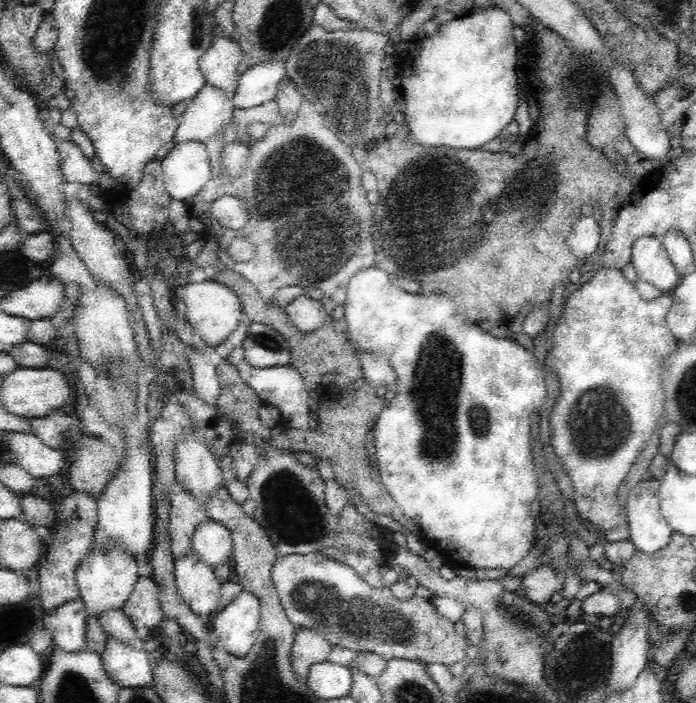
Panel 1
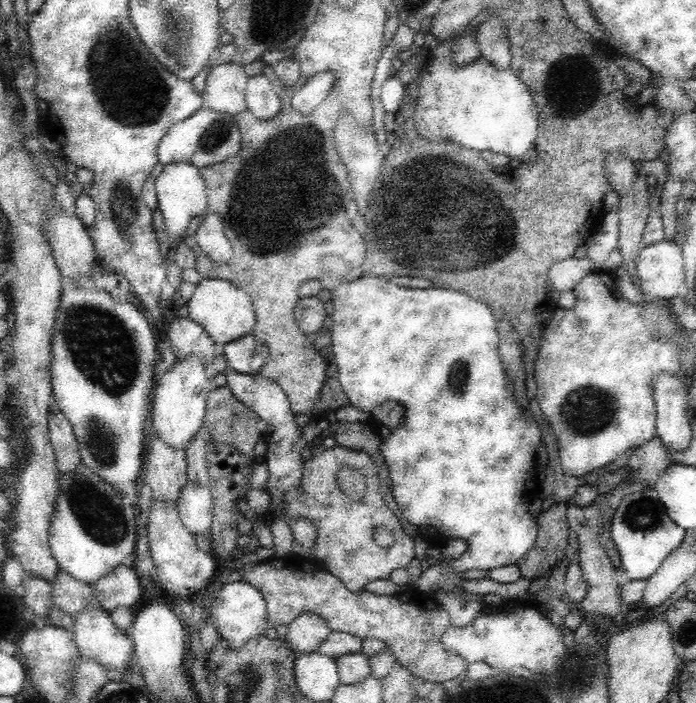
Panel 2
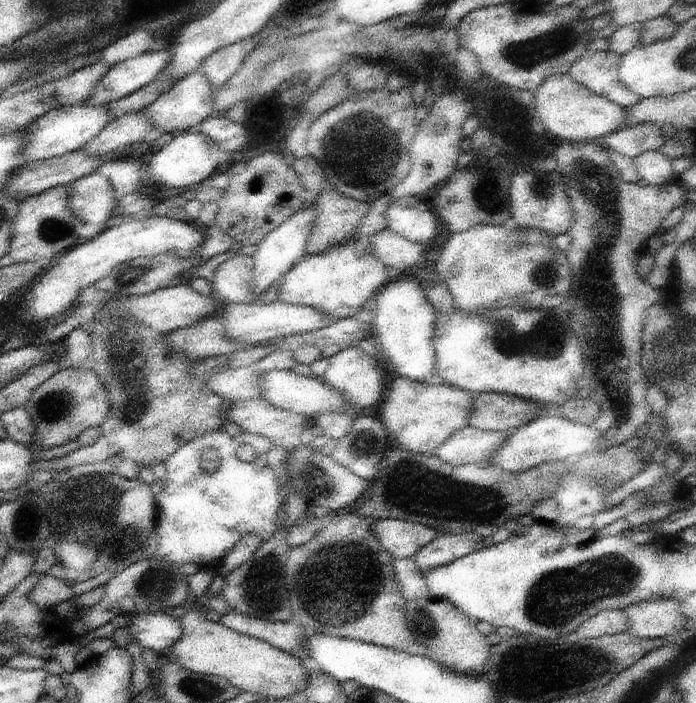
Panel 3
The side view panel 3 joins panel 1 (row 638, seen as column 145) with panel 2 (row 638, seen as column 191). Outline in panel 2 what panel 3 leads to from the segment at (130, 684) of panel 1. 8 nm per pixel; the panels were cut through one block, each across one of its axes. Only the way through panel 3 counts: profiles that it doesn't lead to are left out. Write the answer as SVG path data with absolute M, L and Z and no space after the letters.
M92 598L92 602L88 602L88 606L84 610L80 610L80 614L76 614L74 618L76 620L74 620L72 630L74 630L74 642L80 650L80 654L90 660L100 662L110 680L122 680L122 672L128 668L130 656L134 654L134 648L136 648L134 640L112 624L110 612L104 610L96 598Z

